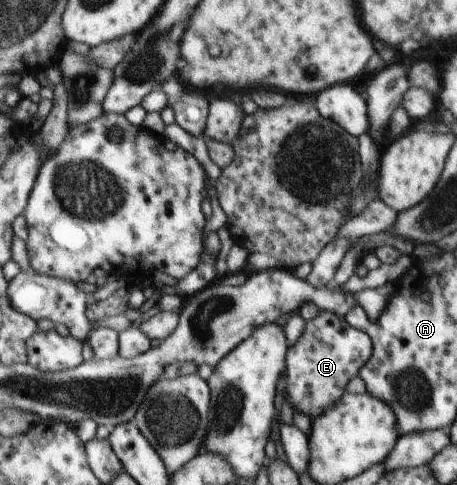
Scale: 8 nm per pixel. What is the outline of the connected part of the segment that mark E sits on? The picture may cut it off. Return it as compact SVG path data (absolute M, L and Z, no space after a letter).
M320 310L318 317L307 321L303 337L290 346L286 374L288 403L294 412L300 411L316 418L346 394L348 382L359 376L372 355L373 340L367 332L351 325L346 317Z

